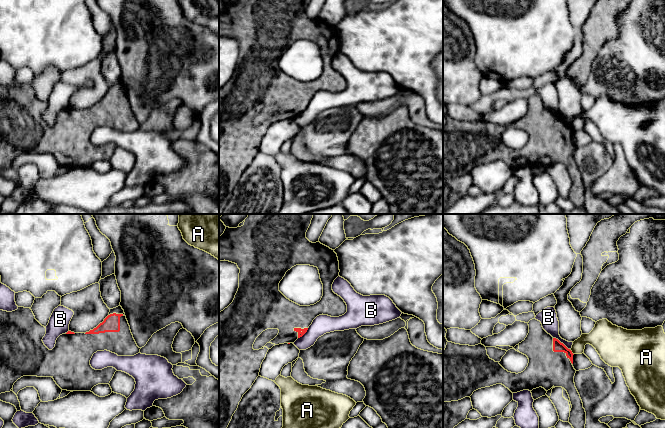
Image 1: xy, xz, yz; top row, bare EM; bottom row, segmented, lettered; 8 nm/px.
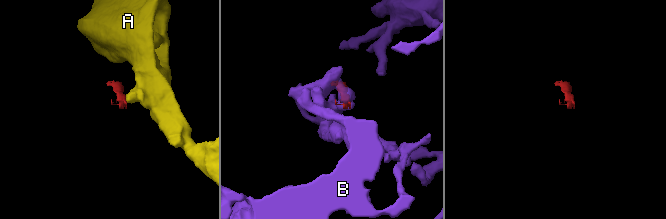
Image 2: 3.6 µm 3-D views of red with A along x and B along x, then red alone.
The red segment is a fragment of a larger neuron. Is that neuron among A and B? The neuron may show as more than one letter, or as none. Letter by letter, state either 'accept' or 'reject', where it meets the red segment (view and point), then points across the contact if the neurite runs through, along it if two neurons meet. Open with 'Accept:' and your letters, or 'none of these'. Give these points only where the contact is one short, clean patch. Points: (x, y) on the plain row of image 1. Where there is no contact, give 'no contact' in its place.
Accept: none of these
A: reject | yz (571, 128)
B: reject | yz (562, 119) | along yz (553, 113), (557, 114), (570, 126)

